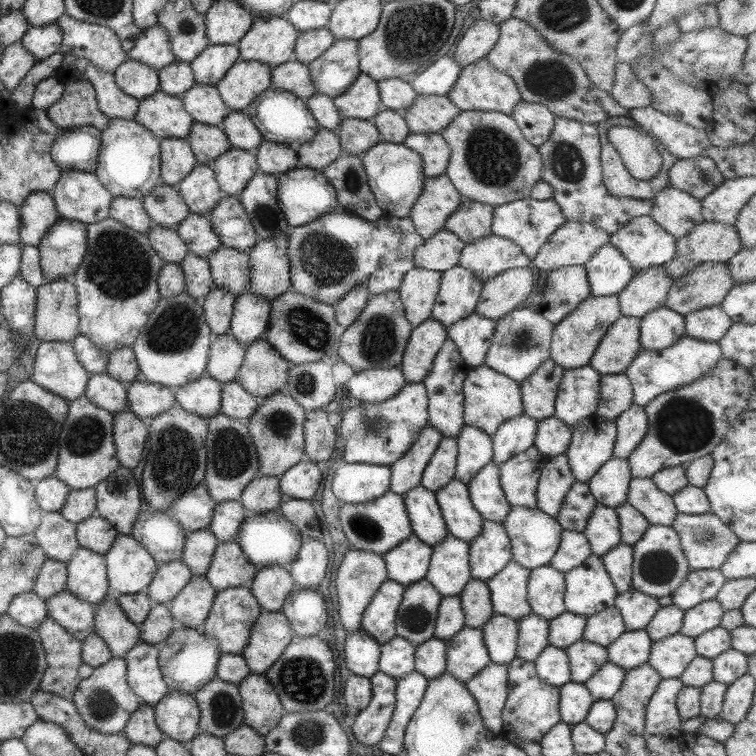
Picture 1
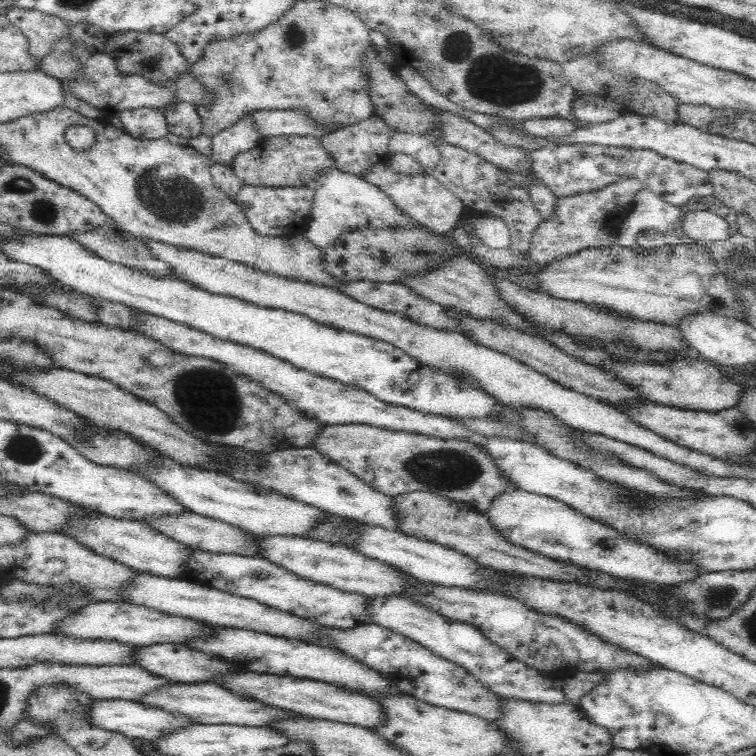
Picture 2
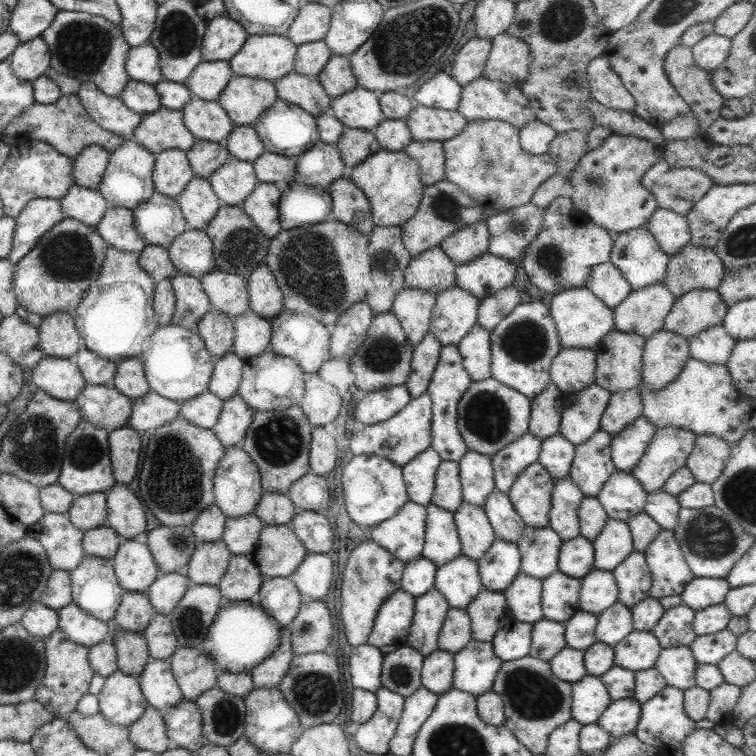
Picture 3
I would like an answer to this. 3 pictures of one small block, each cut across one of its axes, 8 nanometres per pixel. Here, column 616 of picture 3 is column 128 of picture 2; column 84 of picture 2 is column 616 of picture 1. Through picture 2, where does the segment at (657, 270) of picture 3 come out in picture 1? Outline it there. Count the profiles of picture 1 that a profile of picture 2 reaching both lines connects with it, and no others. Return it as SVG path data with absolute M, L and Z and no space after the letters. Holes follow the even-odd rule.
M649 215L633 217L609 239L634 272L665 265L675 253L675 241Z

